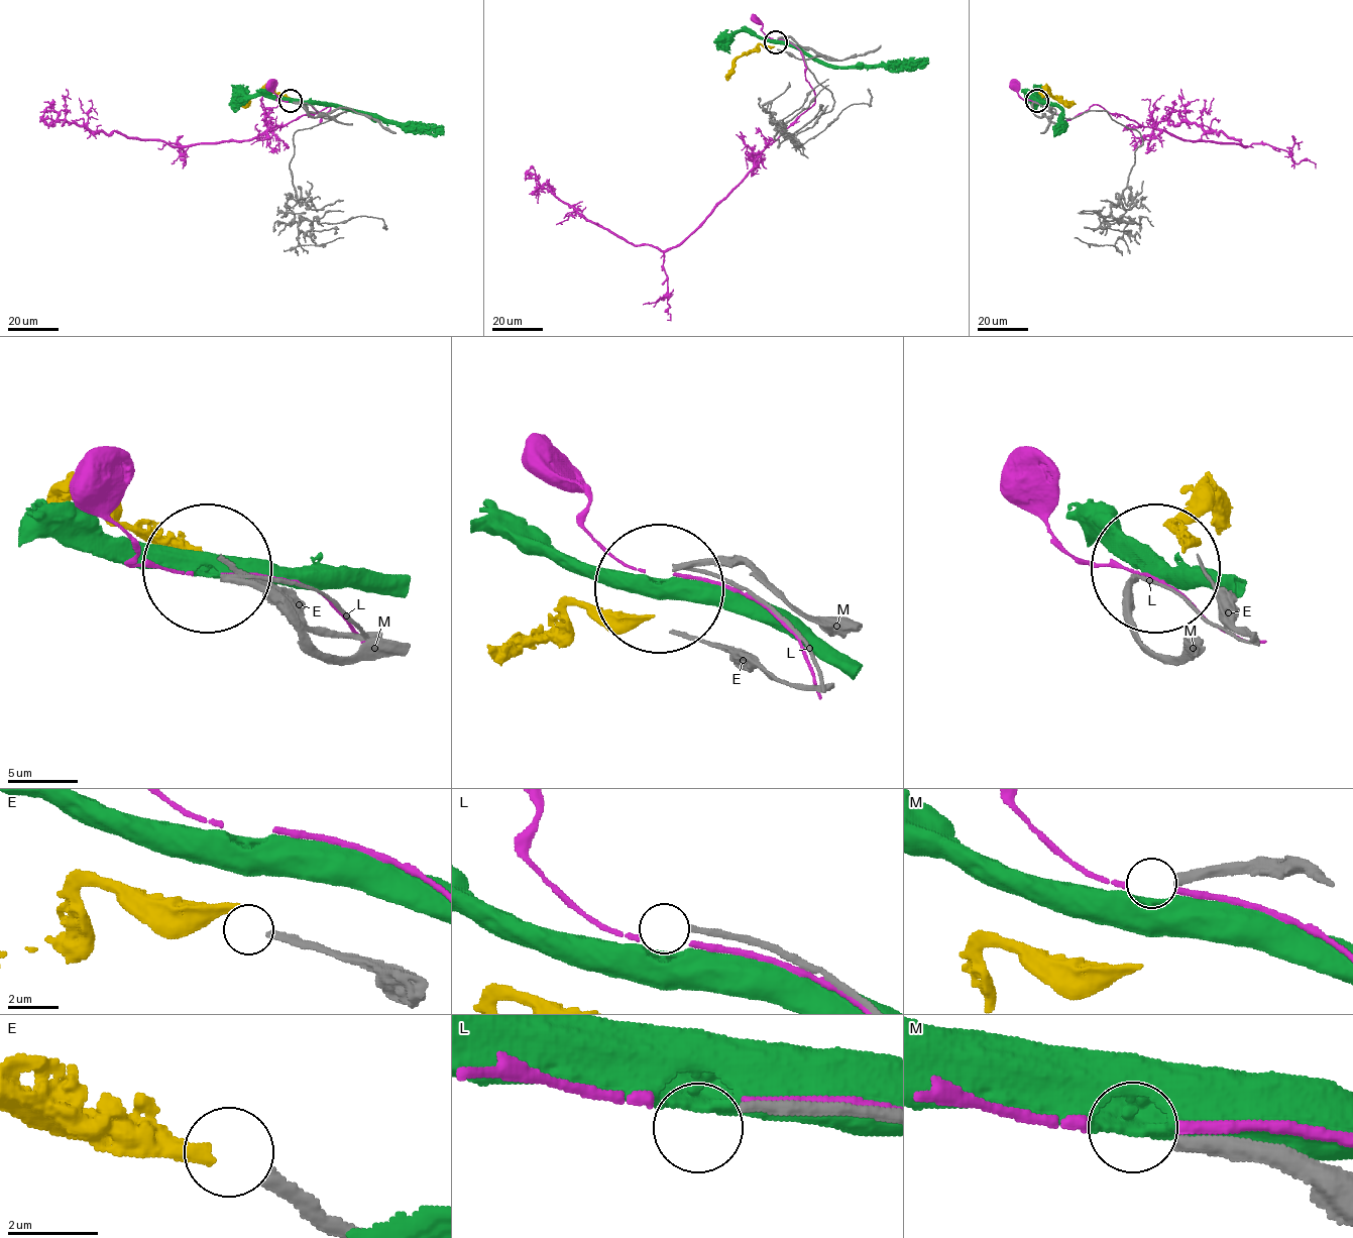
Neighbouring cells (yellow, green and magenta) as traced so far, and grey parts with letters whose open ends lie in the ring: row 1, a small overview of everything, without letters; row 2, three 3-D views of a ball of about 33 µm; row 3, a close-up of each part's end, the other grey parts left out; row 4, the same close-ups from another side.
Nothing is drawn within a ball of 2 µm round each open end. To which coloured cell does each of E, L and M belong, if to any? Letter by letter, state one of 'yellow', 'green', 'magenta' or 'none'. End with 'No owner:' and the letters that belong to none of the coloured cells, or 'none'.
E: none
L: none
M: none
No owner: E, L, M

